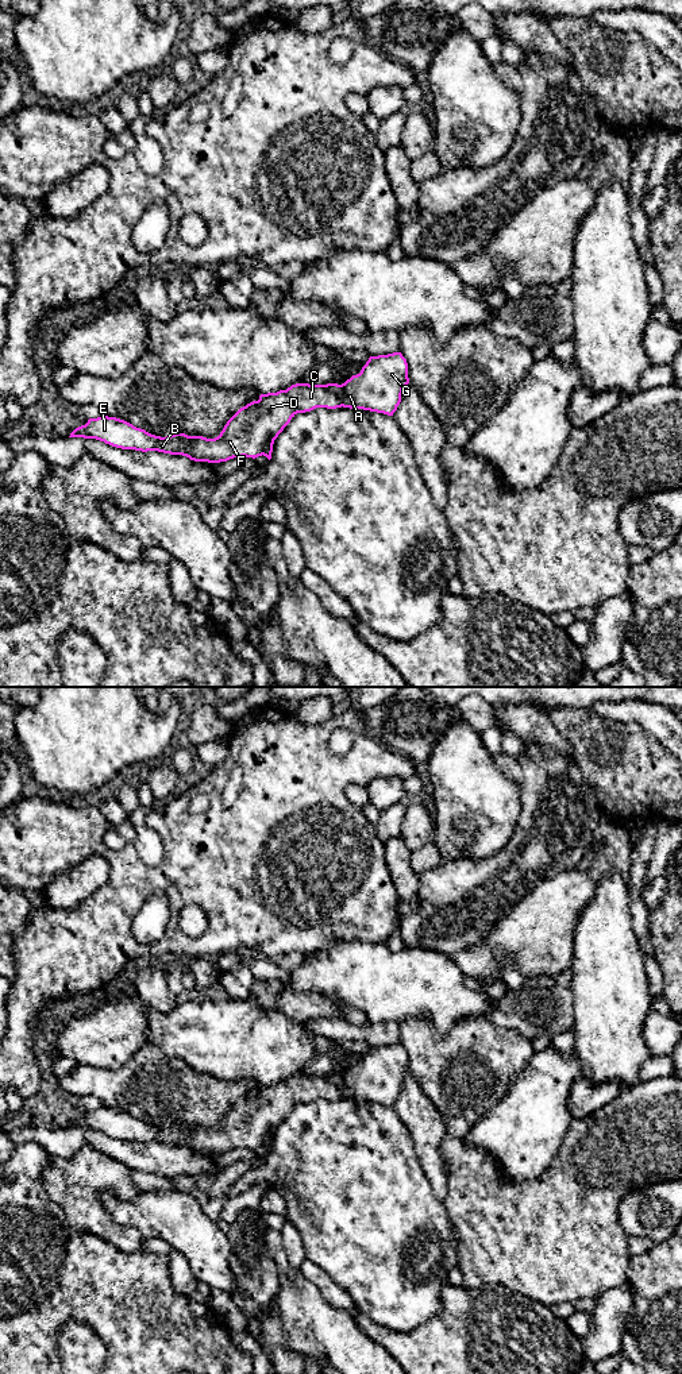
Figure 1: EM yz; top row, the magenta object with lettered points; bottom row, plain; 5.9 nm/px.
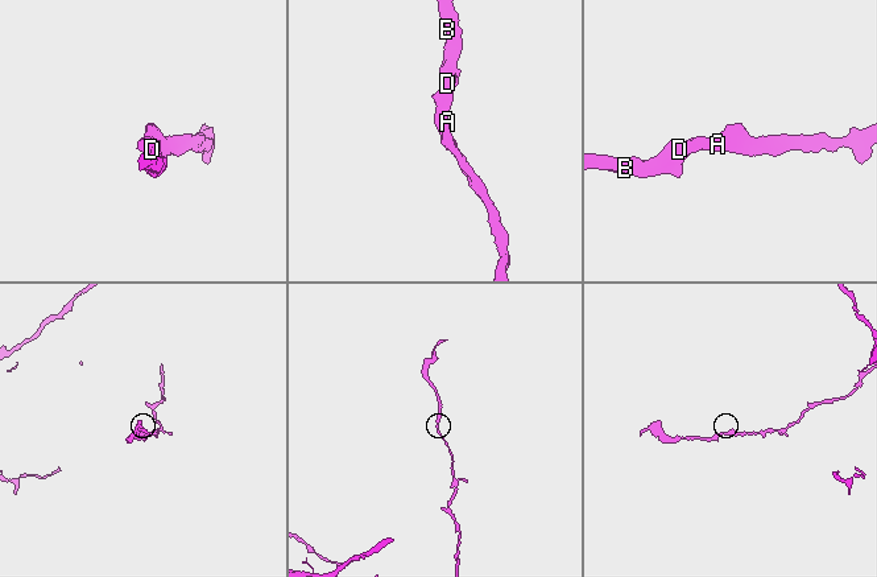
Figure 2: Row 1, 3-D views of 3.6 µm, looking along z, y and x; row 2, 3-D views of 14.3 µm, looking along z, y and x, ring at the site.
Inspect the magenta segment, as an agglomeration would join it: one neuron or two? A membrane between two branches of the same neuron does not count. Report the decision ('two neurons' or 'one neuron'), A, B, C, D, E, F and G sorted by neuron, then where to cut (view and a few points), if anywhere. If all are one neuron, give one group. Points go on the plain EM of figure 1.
one neuron; A B C D E F G; no cut

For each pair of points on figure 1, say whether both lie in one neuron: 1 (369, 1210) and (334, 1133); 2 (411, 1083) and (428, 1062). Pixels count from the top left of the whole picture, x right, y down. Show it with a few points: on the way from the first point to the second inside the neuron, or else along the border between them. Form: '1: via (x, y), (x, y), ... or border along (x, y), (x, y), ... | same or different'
1: via (355, 1191), (349, 1173), (339, 1164), (334, 1151) | same
2: border along (409, 1073), (432, 1104) | different

